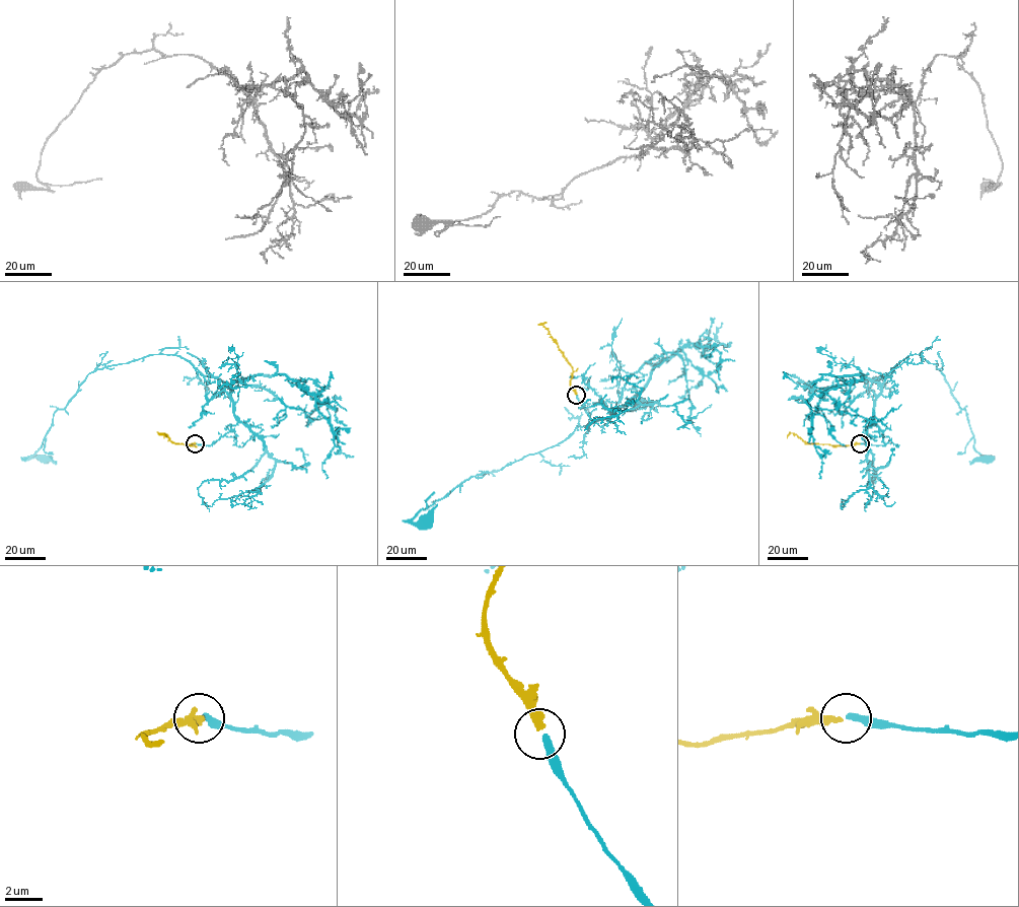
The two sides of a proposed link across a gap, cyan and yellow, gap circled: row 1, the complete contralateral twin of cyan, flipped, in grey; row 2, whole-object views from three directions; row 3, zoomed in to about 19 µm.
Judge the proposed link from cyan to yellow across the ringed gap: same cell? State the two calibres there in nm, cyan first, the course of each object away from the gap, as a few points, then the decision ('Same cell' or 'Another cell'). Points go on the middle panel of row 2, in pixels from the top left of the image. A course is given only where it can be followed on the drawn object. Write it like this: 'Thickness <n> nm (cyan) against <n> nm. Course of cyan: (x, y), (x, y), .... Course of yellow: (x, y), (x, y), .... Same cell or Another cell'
Thickness 360 nm (cyan) against 400 nm. Course of cyan: (576, 395), (593, 420), (608, 418), (619, 408), (553, 445), (471, 476), (411, 520), (426, 520). Course of yellow: (576, 395), (570, 385), (573, 368), (543, 326), (544, 322). Another cell

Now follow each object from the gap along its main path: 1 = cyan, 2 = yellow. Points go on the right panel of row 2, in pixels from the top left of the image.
1: (860, 443), (885, 443), (873, 423), (875, 400), (891, 369), (918, 354), (941, 370), (986, 459)
2: (860, 443), (844, 446), (807, 443), (791, 433), (787, 437)

